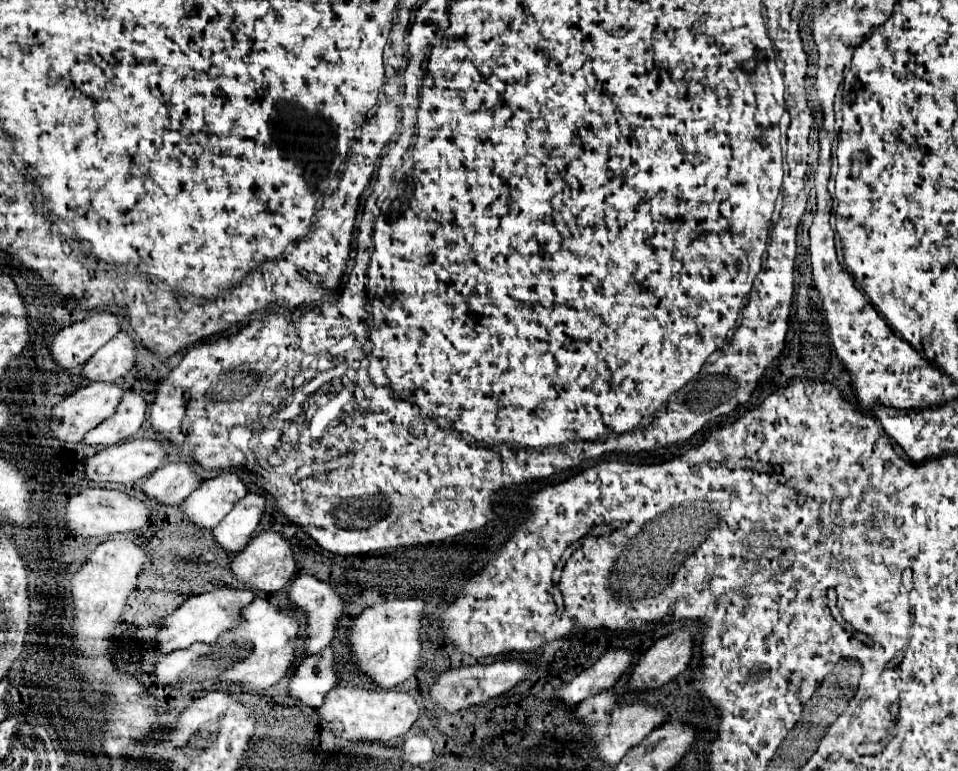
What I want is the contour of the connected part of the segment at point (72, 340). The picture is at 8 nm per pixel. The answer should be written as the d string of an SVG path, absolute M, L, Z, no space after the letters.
M94 311L90 317L64 327L50 347L60 369L72 369L86 363L92 353L120 331L120 317L120 313L112 311Z

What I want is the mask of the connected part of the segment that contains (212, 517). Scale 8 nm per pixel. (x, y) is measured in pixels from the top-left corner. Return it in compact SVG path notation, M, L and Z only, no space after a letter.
M220 471L216 477L204 481L184 503L184 515L202 529L216 527L236 501L248 495L246 483L234 471Z

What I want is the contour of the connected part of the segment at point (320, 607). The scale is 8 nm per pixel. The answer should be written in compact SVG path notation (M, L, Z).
M298 573L296 579L292 581L292 585L288 587L288 597L290 601L302 609L306 615L308 615L308 643L306 643L306 653L320 653L324 647L332 645L334 641L334 635L336 635L336 629L344 617L344 607L346 607L346 601L340 597L340 593L336 591L336 587L330 583L330 581L322 581L322 579L316 579L314 575L308 575L308 573Z

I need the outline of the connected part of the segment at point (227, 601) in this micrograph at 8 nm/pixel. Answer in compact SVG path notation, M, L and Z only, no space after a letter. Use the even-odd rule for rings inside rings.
M220 587L216 591L208 591L202 595L192 595L180 609L176 609L172 615L162 619L162 631L154 639L156 649L160 653L172 653L176 649L186 649L192 643L216 643L218 637L228 633L230 629L236 629L244 625L244 617L240 617L242 609L248 607L254 599L252 589L230 589L230 587Z

